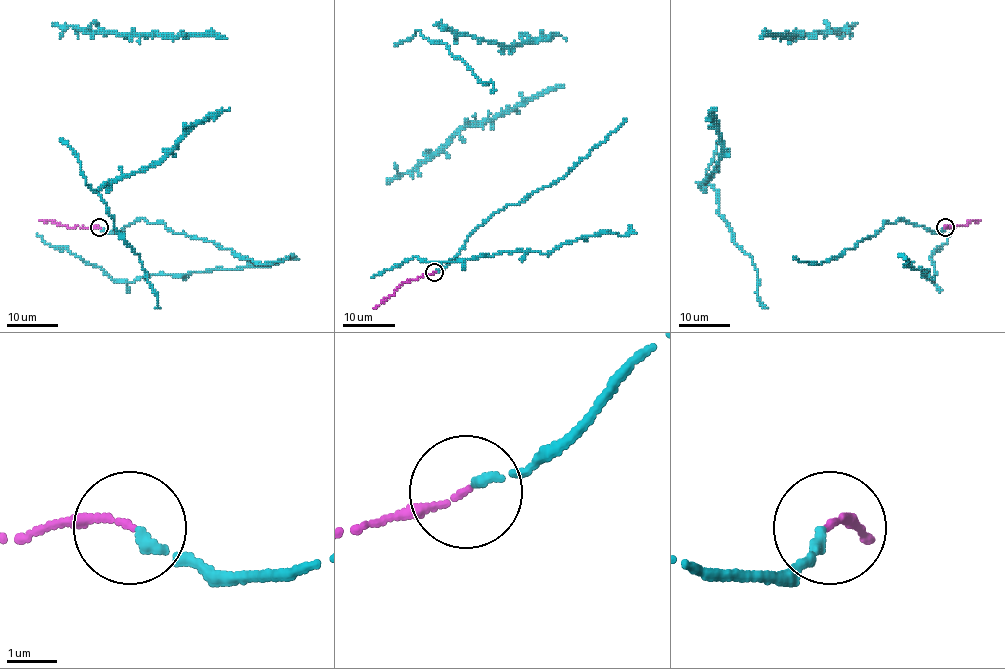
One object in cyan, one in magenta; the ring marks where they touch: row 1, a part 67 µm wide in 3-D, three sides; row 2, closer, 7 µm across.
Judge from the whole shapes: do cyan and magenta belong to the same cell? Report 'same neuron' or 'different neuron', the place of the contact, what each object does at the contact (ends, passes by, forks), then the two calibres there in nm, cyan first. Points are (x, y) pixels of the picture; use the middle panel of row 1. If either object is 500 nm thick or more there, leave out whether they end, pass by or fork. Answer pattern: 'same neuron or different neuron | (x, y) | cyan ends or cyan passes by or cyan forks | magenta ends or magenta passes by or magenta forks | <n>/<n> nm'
same neuron | (434, 272) | cyan ends | magenta ends | 180/120 nm

